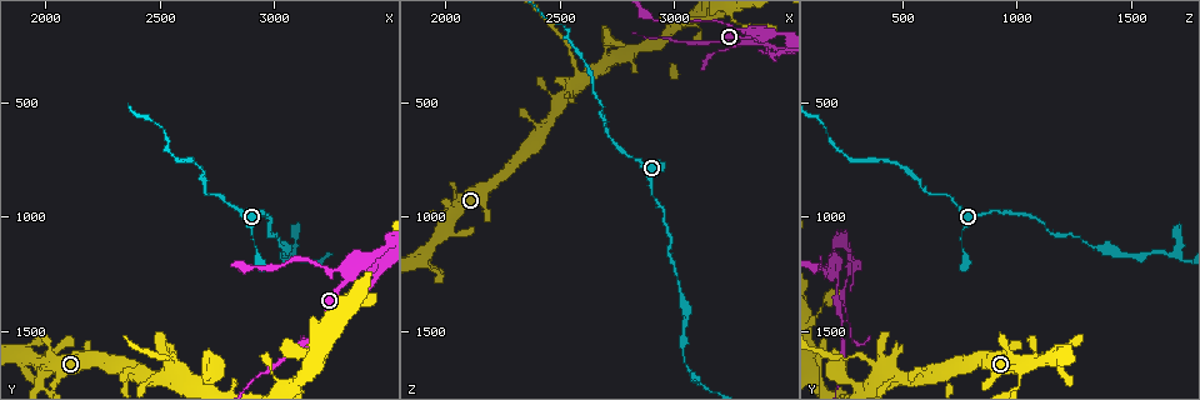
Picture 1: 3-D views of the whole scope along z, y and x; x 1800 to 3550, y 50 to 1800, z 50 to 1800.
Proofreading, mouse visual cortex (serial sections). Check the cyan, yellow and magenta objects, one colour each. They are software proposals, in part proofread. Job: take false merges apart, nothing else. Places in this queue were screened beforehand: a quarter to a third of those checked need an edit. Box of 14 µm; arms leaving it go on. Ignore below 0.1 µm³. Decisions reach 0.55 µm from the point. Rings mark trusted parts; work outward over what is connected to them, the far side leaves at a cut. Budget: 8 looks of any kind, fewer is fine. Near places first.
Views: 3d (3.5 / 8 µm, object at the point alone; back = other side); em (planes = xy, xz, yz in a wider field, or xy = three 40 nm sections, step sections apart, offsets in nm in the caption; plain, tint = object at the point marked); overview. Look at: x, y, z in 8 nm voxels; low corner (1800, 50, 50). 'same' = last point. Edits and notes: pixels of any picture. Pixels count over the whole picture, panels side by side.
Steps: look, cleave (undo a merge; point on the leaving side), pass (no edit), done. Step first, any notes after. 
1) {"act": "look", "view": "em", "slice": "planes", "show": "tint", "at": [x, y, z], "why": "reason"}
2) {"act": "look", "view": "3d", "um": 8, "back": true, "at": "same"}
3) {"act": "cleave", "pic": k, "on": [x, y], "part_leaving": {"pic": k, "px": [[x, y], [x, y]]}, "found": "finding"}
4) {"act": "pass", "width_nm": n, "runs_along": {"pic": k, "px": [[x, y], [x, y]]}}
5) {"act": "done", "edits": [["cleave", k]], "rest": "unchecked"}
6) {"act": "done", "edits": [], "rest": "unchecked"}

{"act": "look", "view": "3d", "um": 3.5, "at": [3330, 1250, 200], "why": "side arm on a straight run"}

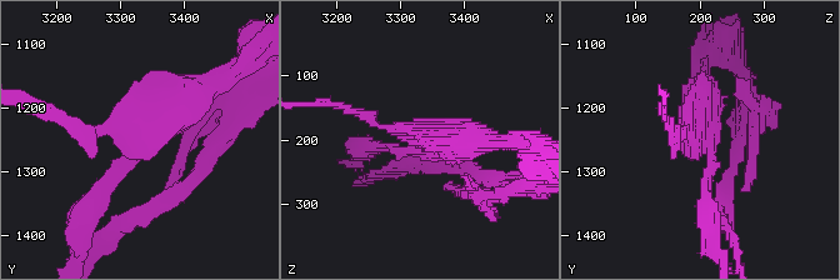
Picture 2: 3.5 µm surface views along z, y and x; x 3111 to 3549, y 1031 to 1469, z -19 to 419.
{"act": "look", "view": "em", "slice": "xy", "step": 2, "show": "tint", "at": [3325, 1255, 195]}

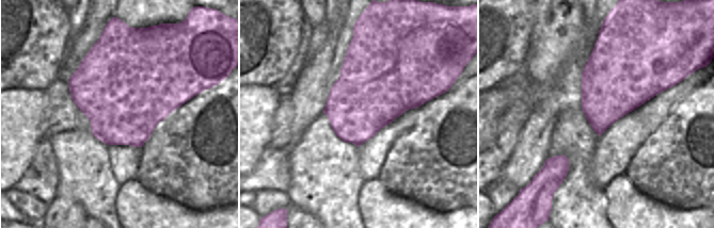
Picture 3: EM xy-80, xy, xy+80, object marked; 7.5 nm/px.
{"act": "look", "view": "em", "slice": "planes", "show": "tint", "at": "same"}

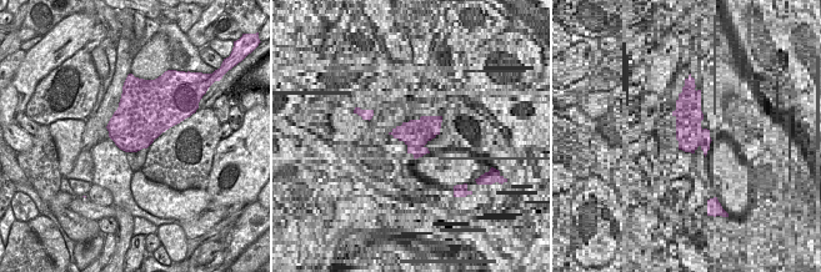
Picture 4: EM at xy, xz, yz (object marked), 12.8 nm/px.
{"act": "cleave", "pic": 2, "on": [438, 135], "found": "a second cell is stuck on"}

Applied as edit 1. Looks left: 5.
{"act": "look", "view": "3d", "um": 8, "at": [2570, 1600, 340]}

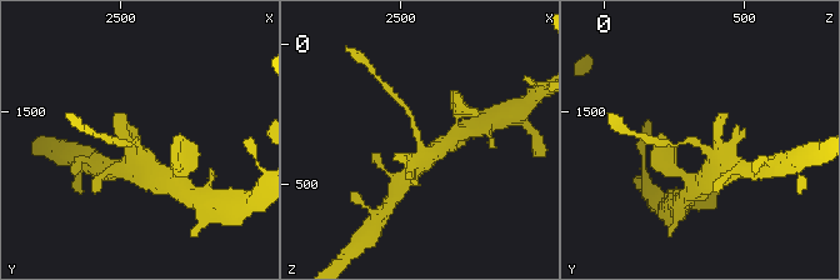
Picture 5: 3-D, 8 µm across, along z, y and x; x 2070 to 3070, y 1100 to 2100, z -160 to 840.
{"act": "look", "view": "em", "slice": "xy", "step": 2, "show": "tint", "at": [2570, 1610, 340], "arm_widths_nm": [150, 450], "why": "shape alone is not enough"}

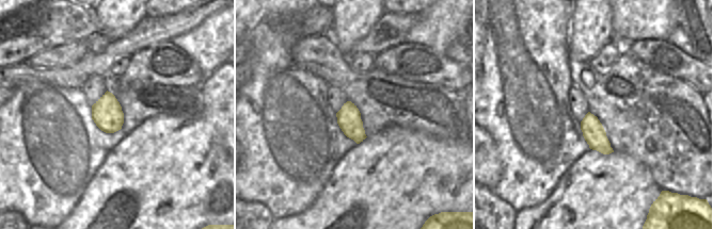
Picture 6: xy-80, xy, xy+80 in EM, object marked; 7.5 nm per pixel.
{"act": "pass", "width_nm": 180, "runs_along": {"pic": 5, "px": [[725, 169], [695, 141], [666, 143]]}, "found": "one cell here"}

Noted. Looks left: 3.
{"act": "look", "view": "3d", "um": 3.5, "at": [3080, 1150, 1700], "why": "abrupt turn"}

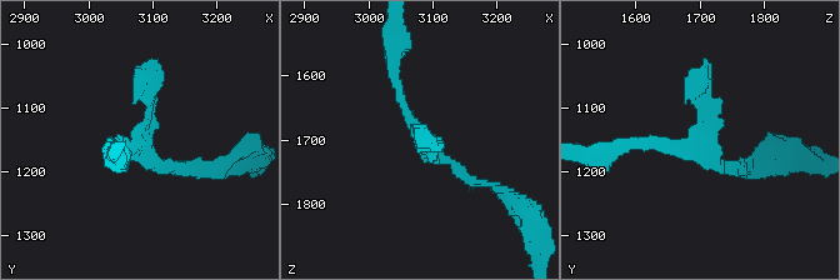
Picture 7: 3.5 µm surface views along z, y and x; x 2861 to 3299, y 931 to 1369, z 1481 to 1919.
{"act": "look", "view": "em", "slice": "planes", "show": "tint", "at": [3080, 1155, 1700]}

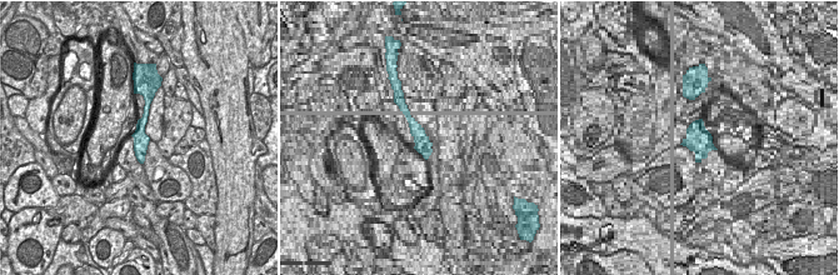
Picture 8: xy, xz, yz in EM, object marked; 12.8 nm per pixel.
{"act": "pass", "runs_along": {"pic": 8, "px": [[144, 119], [140, 125], [140, 158]]}, "found": "one cell here"}

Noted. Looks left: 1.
{"act": "done", "edits": [["cleave", 2]], "rest": "unchecked"}

